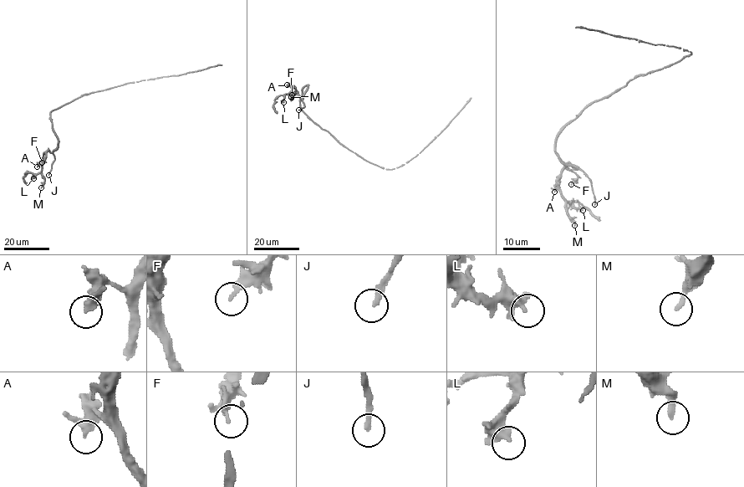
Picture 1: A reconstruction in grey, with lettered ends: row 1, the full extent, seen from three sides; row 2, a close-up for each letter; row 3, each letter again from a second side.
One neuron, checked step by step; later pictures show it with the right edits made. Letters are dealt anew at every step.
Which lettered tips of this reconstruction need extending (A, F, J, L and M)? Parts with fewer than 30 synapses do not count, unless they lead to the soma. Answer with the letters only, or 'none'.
J, M

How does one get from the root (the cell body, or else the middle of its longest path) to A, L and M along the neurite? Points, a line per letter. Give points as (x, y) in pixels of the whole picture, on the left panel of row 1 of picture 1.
A: (87, 94), (50, 112), (52, 129), (58, 145), (52, 152), (48, 151), (44, 161), (37, 166)
L: (87, 94), (50, 112), (52, 129), (58, 145), (52, 152), (46, 152), (42, 170), (33, 178)
M: (87, 94), (50, 112), (52, 129), (58, 145), (52, 152), (46, 152), (42, 170), (44, 182), (41, 187)

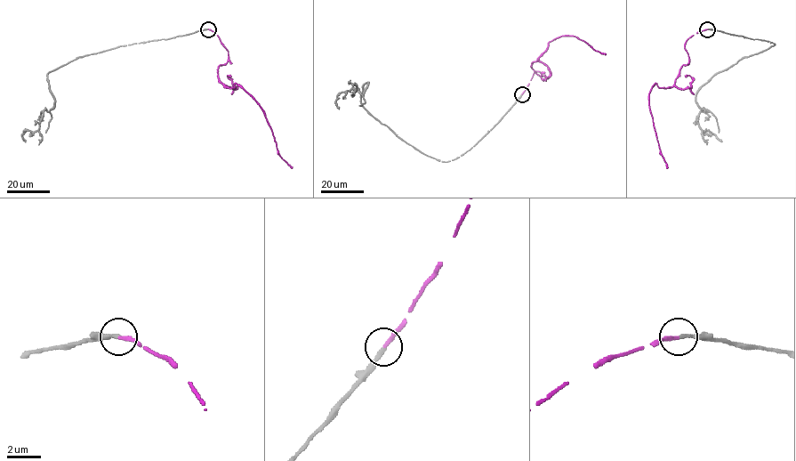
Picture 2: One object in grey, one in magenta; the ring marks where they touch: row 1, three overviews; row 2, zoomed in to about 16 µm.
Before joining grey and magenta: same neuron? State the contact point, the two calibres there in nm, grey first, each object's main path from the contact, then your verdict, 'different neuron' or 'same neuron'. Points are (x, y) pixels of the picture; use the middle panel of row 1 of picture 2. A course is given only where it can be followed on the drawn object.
place (522, 94); calibres 240 and 200 nm; course grey (522, 94), (447, 162), (421, 153), (365, 108), (368, 83), (362, 94), (355, 84), (341, 92), (339, 109); course magenta (522, 94), (535, 71), (539, 71), (542, 76), (535, 73), (531, 63), (555, 39), (572, 36), (606, 54); same neuron

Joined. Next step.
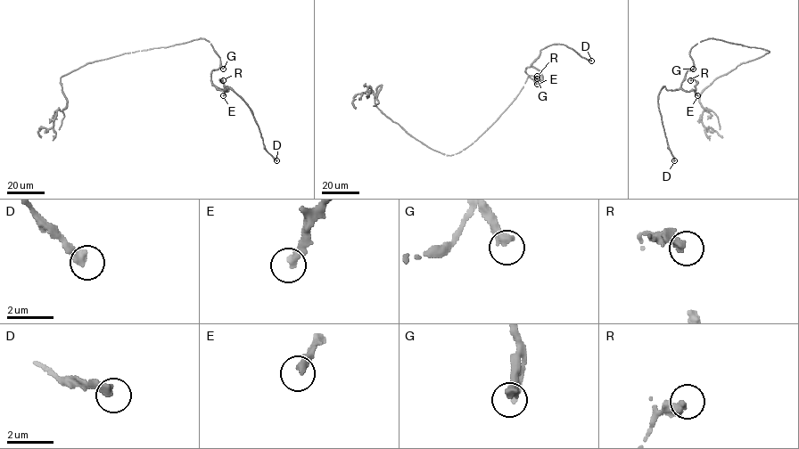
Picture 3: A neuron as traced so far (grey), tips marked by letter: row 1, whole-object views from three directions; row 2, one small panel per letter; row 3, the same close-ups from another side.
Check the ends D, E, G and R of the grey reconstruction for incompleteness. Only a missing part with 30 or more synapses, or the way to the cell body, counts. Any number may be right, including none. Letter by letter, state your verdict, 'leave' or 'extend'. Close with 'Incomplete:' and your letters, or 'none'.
D: leave
E: leave
G: leave
R: leave
Incomplete: none

